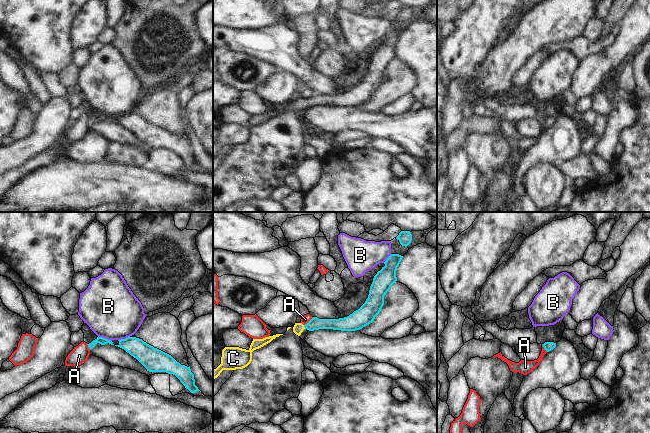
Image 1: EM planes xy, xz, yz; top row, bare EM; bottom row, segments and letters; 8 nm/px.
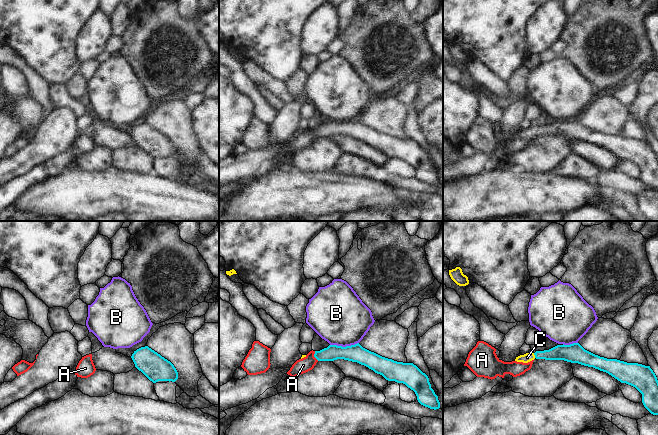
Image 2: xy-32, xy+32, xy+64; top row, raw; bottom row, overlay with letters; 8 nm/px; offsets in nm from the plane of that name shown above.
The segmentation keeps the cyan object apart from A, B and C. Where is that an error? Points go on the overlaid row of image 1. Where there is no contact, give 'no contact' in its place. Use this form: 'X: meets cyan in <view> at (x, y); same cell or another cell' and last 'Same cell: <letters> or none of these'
A: meets cyan in xz at (309, 321); another cell
B: meets cyan in xy at (105, 338); another cell
C: meets cyan in xz at (304, 326); same cell
Same cell: C

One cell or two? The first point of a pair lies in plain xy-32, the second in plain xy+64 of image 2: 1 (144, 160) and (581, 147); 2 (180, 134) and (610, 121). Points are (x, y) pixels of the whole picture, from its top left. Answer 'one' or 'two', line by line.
1: two
2: one

